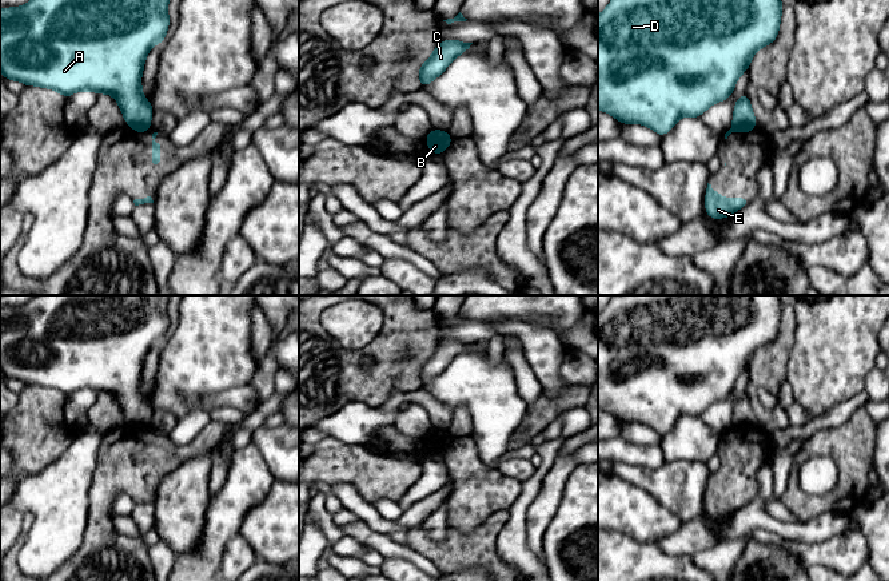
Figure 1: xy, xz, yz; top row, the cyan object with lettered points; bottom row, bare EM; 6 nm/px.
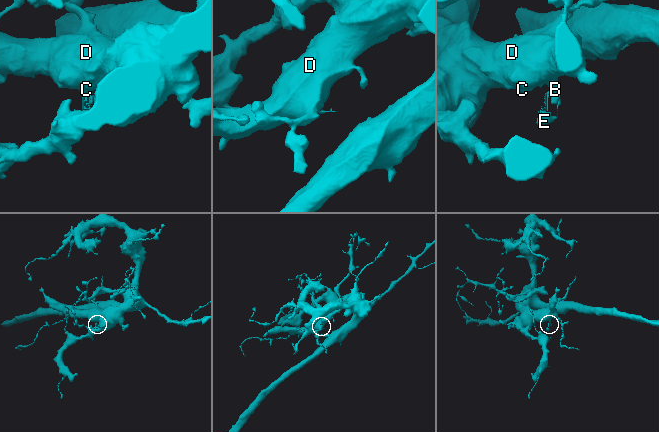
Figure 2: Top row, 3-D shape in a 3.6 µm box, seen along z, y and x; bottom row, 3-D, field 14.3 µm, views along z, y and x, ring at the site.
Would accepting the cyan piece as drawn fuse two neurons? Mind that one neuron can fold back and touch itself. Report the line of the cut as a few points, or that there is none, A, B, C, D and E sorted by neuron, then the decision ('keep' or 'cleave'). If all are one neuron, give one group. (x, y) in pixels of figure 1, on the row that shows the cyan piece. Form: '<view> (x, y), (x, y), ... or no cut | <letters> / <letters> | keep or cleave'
yz (733, 124), (750, 124), (753, 127) | A B C D / E | cleave

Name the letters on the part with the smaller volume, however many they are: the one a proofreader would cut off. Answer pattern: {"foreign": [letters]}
{"foreign": ["E"]}

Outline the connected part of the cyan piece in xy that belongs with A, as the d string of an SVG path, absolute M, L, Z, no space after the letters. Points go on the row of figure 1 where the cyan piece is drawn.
M31 0L23 7L0 8L0 72L7 80L17 80L25 85L55 89L64 98L69 98L77 91L93 91L97 95L109 93L117 100L127 124L150 126L154 107L143 96L140 80L144 69L144 60L150 49L155 44L164 41L168 25L168 0Z

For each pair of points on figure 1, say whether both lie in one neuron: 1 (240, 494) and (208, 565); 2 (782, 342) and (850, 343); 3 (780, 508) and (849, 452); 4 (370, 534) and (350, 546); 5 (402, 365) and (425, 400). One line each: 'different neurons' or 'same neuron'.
1: same neuron
2: different neurons
3: different neurons
4: different neurons
5: different neurons

